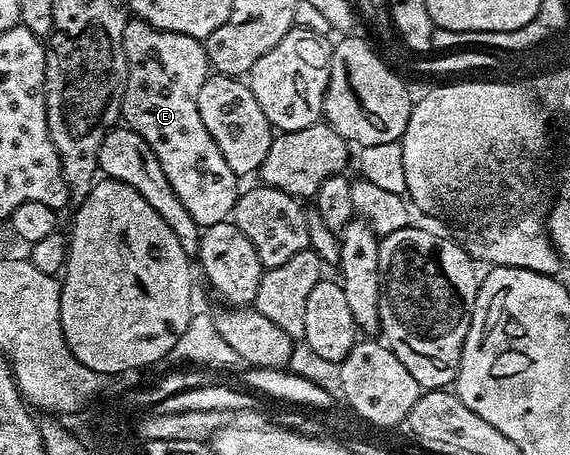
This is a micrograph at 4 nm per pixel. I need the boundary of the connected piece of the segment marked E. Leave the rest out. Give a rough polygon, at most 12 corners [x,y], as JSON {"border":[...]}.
{"border":[[124,23],[123,121],[201,228],[238,175],[198,116],[199,38]]}

